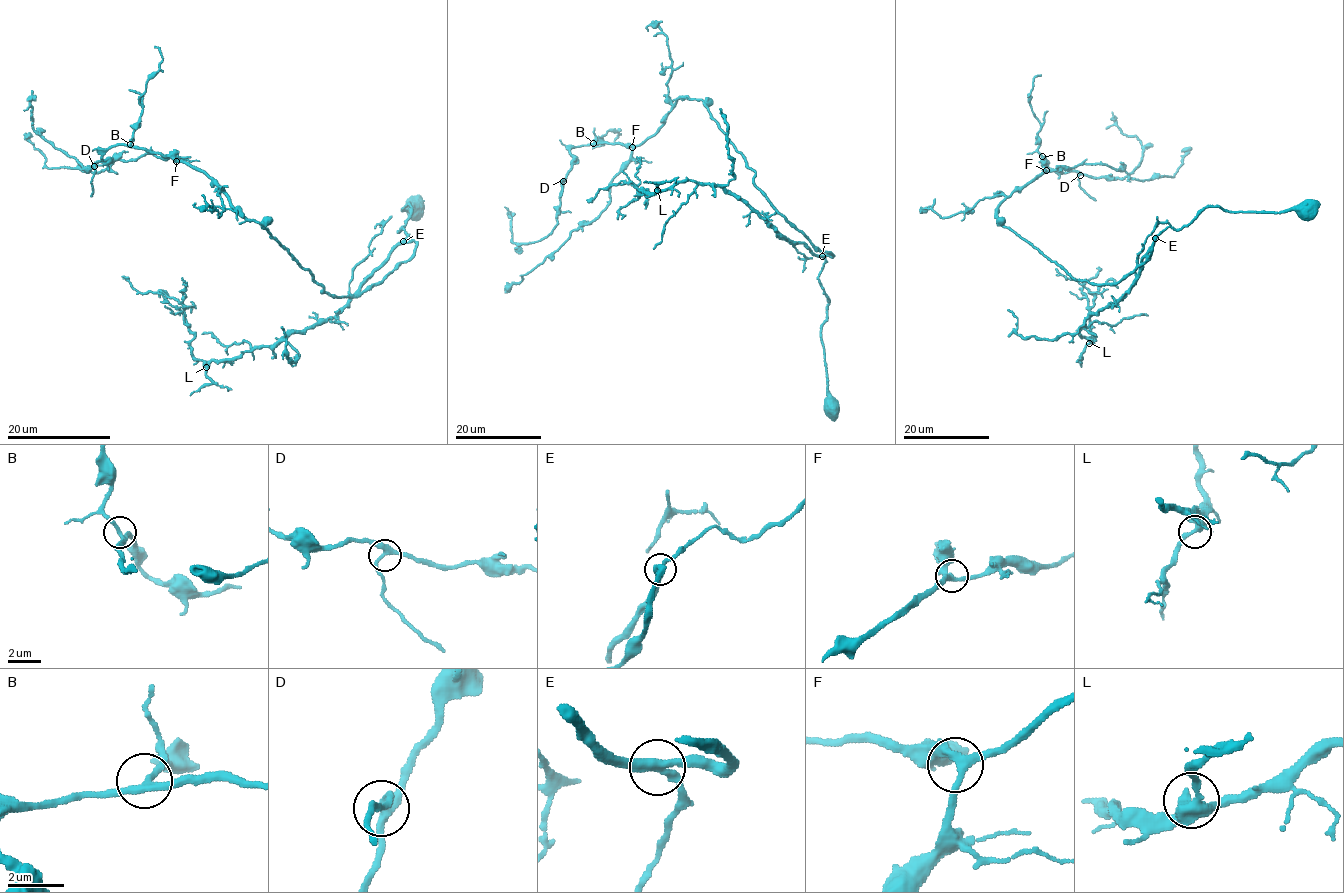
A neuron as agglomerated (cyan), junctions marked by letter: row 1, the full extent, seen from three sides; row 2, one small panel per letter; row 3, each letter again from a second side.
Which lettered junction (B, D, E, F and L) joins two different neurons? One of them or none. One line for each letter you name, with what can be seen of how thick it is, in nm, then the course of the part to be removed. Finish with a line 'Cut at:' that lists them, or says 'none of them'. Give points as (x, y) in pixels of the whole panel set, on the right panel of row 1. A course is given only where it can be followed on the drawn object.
Cut at: none of them

